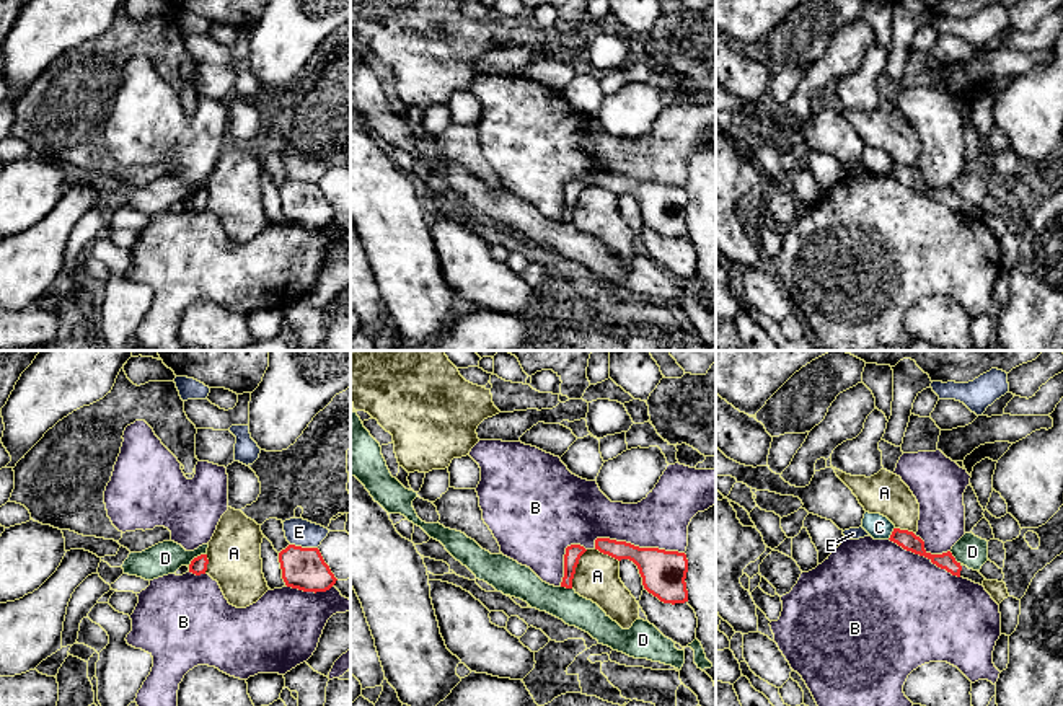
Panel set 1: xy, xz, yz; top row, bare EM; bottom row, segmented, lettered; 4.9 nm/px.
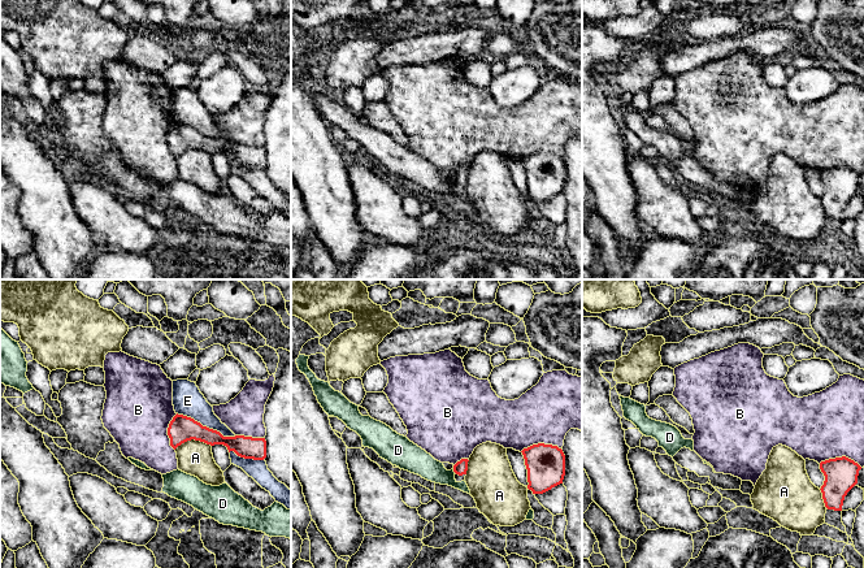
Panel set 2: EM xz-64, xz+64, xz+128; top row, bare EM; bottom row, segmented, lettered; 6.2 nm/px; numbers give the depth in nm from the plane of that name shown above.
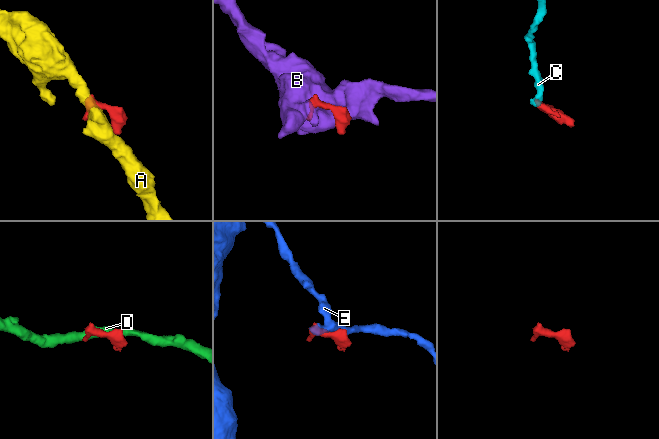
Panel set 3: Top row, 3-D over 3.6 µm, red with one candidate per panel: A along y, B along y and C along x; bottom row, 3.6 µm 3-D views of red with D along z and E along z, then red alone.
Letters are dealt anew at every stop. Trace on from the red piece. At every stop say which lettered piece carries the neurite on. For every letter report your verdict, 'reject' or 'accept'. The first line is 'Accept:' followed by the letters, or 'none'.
Accept: none
A: reject
B: reject
C: reject
D: reject
E: reject

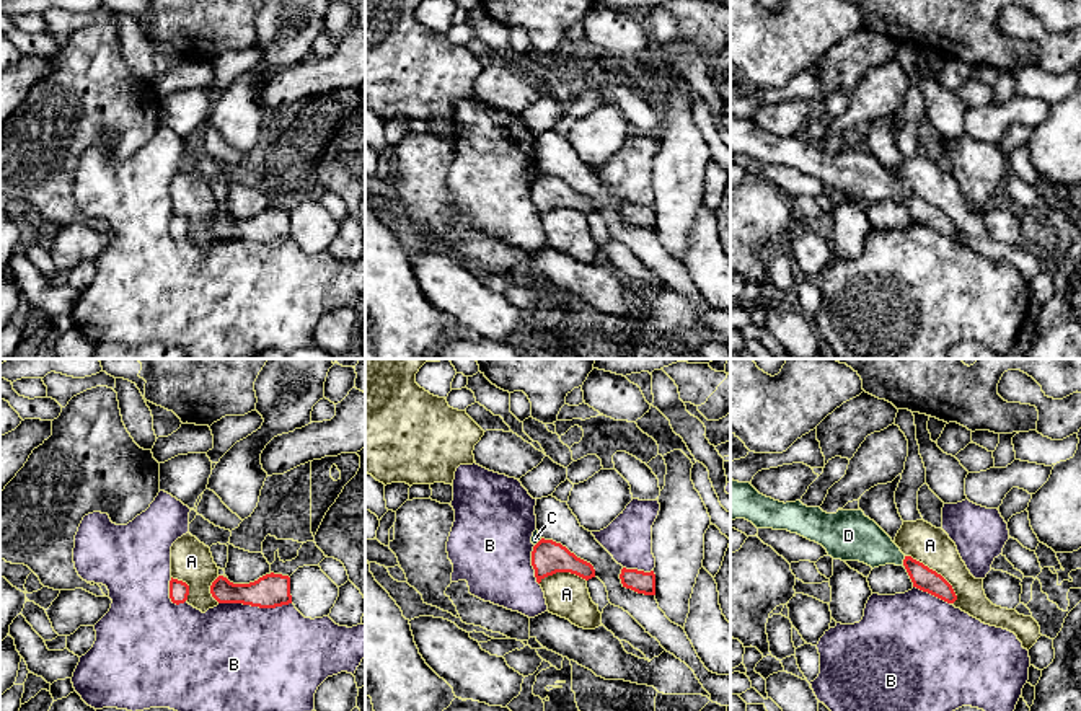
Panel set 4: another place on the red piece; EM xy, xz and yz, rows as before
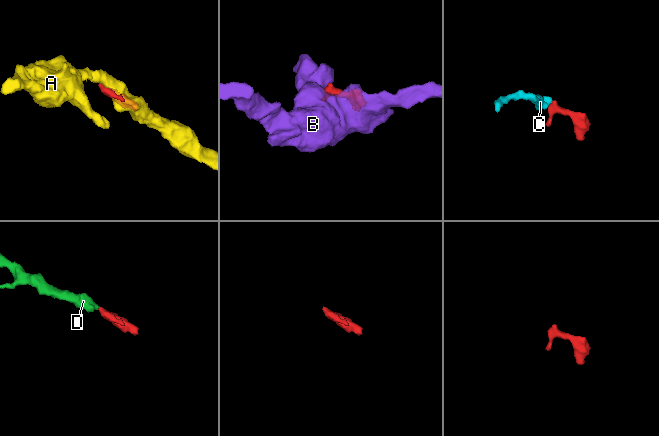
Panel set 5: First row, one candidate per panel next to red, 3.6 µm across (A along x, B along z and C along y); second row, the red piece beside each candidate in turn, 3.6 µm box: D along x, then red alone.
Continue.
Accept: D
A: reject
B: reject
C: reject
D: accept

